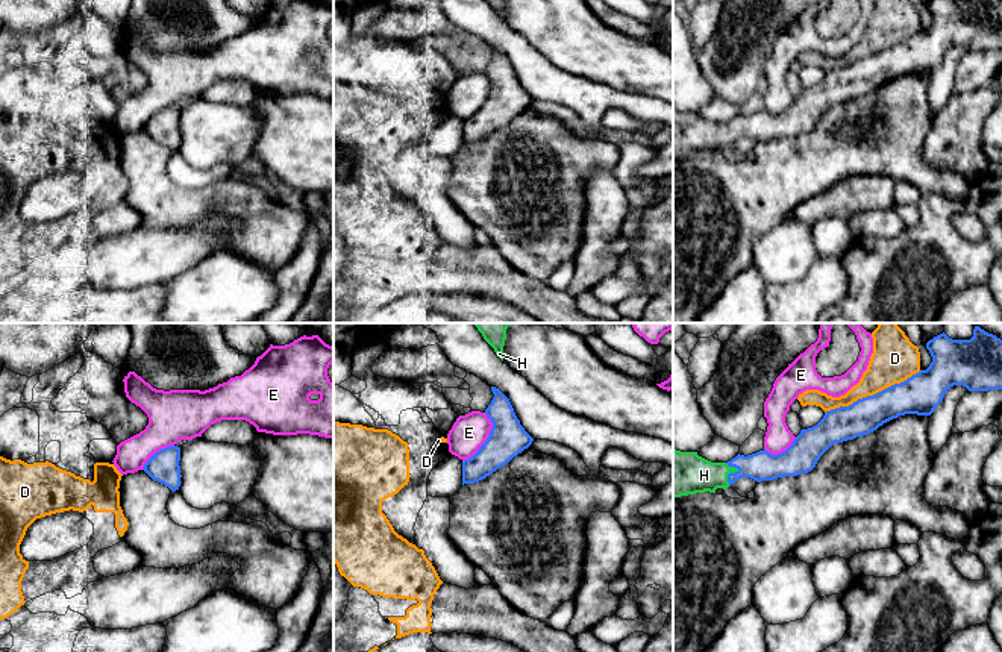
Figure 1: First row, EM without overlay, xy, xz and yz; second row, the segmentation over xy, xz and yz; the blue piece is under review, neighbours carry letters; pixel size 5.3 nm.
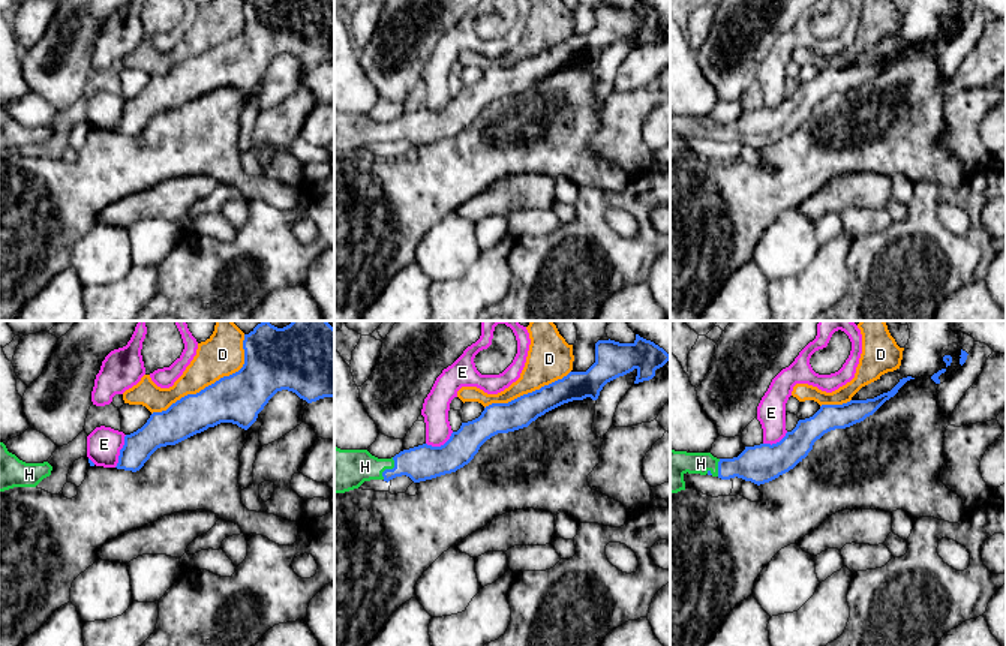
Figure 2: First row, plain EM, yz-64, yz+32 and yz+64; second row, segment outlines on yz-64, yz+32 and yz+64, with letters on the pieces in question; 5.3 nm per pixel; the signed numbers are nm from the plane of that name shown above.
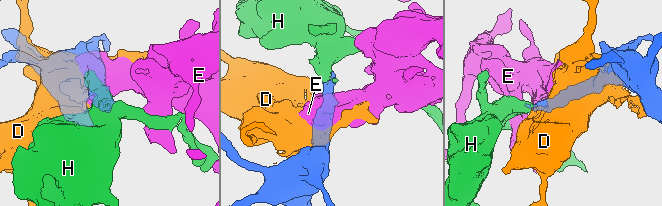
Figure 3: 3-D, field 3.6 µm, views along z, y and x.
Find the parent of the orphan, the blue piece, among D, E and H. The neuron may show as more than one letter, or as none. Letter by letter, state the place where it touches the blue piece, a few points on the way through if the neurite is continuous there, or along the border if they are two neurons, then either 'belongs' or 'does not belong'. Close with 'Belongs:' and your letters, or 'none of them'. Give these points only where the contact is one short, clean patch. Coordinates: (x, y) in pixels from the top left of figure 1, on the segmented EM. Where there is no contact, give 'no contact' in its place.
D: meets blue in yz at (873, 394); does not belong
E: meets blue in xz at (487, 438); border along xz (485, 413), (491, 423), (491, 431), (487, 440), (463, 461); does not belong
H: meets blue in yz at (732, 473); runs through yz (761, 466), (740, 466), (732, 473), (685, 473); belongs
Belongs: H

